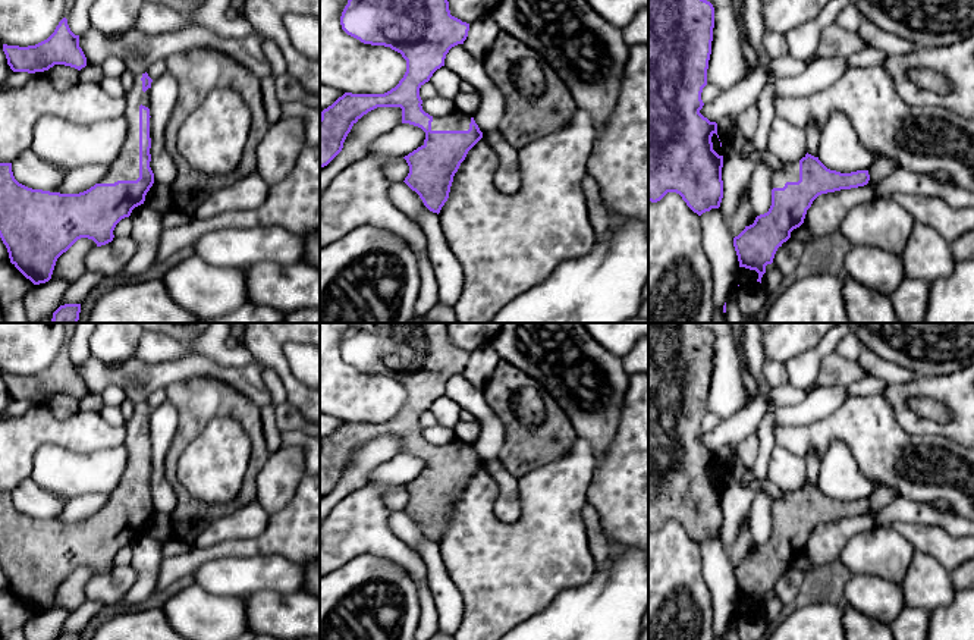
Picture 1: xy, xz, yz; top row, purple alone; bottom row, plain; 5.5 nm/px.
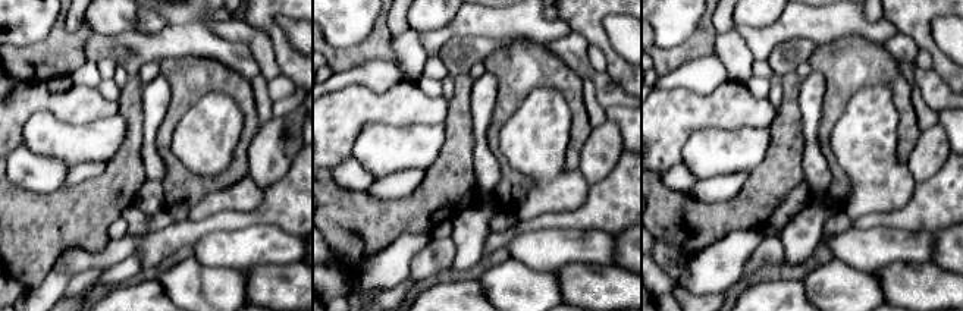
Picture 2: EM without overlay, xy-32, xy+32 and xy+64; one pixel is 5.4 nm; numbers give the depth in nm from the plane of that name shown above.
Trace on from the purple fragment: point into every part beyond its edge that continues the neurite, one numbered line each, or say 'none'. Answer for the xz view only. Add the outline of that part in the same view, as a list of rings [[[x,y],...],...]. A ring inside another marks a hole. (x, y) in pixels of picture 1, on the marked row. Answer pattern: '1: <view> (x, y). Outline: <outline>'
1: xz (456, 121). Outline: [[[455,110],[449,116],[433,116],[431,131],[468,131],[471,123],[471,114]]]

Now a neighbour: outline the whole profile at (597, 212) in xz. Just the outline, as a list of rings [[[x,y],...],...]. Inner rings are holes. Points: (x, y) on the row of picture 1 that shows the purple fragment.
[[[587,175],[581,185],[587,203],[588,220],[600,238],[607,232],[610,225],[607,207],[603,204],[598,183],[593,176]]]

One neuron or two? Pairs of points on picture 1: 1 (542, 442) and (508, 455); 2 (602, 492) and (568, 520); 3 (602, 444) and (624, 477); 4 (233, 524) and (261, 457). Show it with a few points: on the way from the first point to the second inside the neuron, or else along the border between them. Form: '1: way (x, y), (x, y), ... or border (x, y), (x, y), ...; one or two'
1: way (533, 442), (517, 455); one
2: border (596, 468), (588, 488), (587, 502); two
3: border (619, 419), (615, 439), (597, 466); two
4: border (255, 498), (211, 521); two

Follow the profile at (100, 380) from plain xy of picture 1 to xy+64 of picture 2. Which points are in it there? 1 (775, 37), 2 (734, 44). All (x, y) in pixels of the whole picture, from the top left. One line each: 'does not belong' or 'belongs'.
1: does not belong
2: belongs

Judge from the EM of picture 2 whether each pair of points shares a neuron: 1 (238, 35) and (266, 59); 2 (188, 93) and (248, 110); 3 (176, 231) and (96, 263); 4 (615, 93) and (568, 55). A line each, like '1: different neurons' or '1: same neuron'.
1: same neuron
2: same neuron
3: same neuron
4: same neuron

